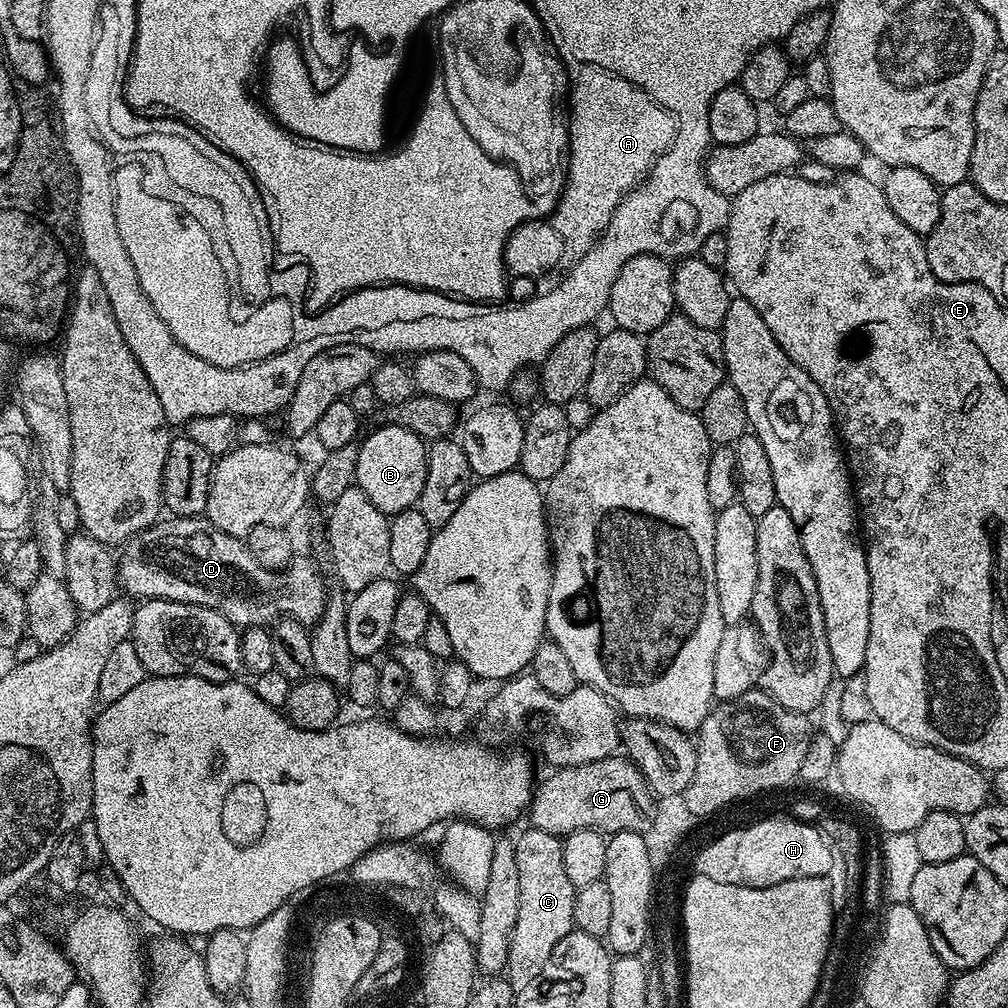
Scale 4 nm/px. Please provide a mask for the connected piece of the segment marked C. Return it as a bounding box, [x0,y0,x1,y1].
[506,826,576,990]

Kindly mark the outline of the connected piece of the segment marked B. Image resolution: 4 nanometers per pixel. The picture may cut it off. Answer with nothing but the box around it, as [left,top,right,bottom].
[354,422,428,514]

